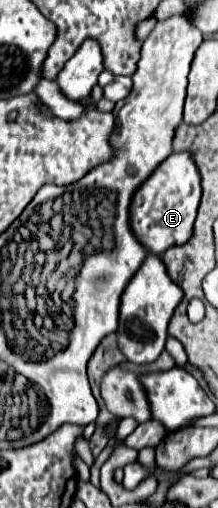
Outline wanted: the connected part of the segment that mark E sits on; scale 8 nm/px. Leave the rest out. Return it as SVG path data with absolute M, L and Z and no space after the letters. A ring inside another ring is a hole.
M173 153L167 157L155 173L137 189L131 205L131 227L149 253L161 255L173 245L183 245L191 239L193 221L197 217L197 207L201 201L201 175L193 157L185 153Z

